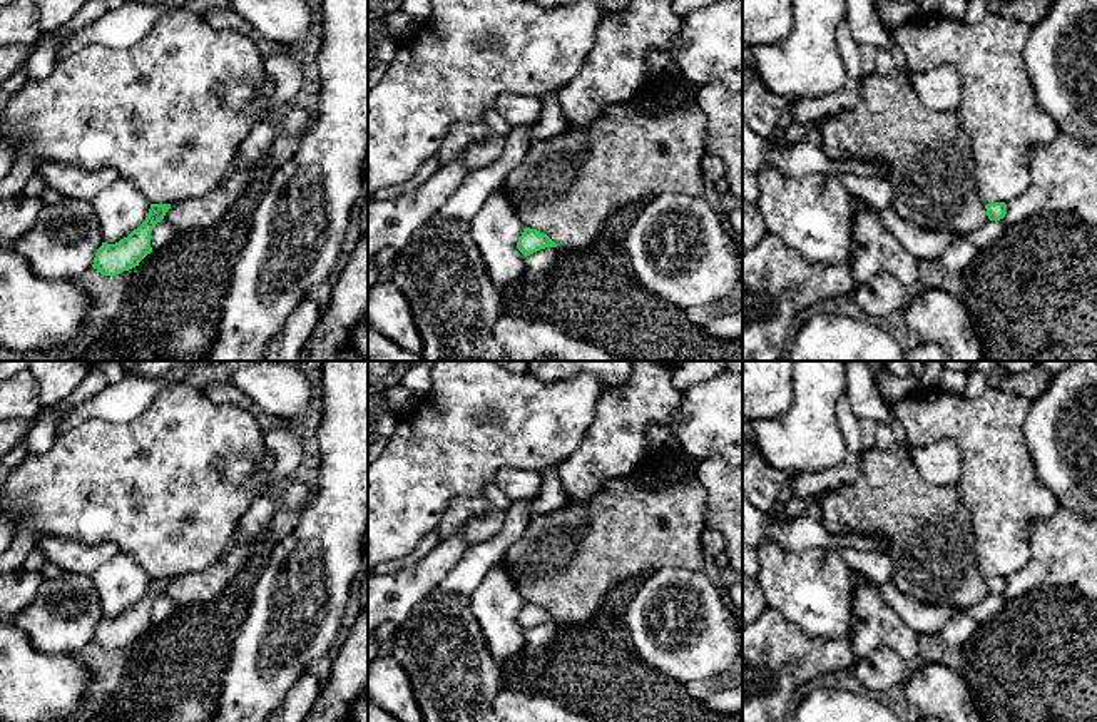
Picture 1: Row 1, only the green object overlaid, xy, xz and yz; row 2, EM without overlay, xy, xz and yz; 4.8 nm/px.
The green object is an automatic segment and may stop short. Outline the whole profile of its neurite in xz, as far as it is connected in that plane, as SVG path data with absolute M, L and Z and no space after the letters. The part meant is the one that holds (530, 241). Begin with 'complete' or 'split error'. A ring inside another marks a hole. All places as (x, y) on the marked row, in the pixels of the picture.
complete; M525 227L518 237L517 247L527 257L545 247L557 247L557 244L547 234Z

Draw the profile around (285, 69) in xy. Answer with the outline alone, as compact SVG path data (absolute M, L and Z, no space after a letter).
M278 45L274 53L264 55L264 70L273 82L273 92L259 122L269 119L274 110L284 110L294 104L303 89L303 65L293 47Z

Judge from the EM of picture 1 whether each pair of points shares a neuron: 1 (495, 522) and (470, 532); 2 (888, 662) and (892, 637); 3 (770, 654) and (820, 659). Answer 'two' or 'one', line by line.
1: one
2: two
3: one

